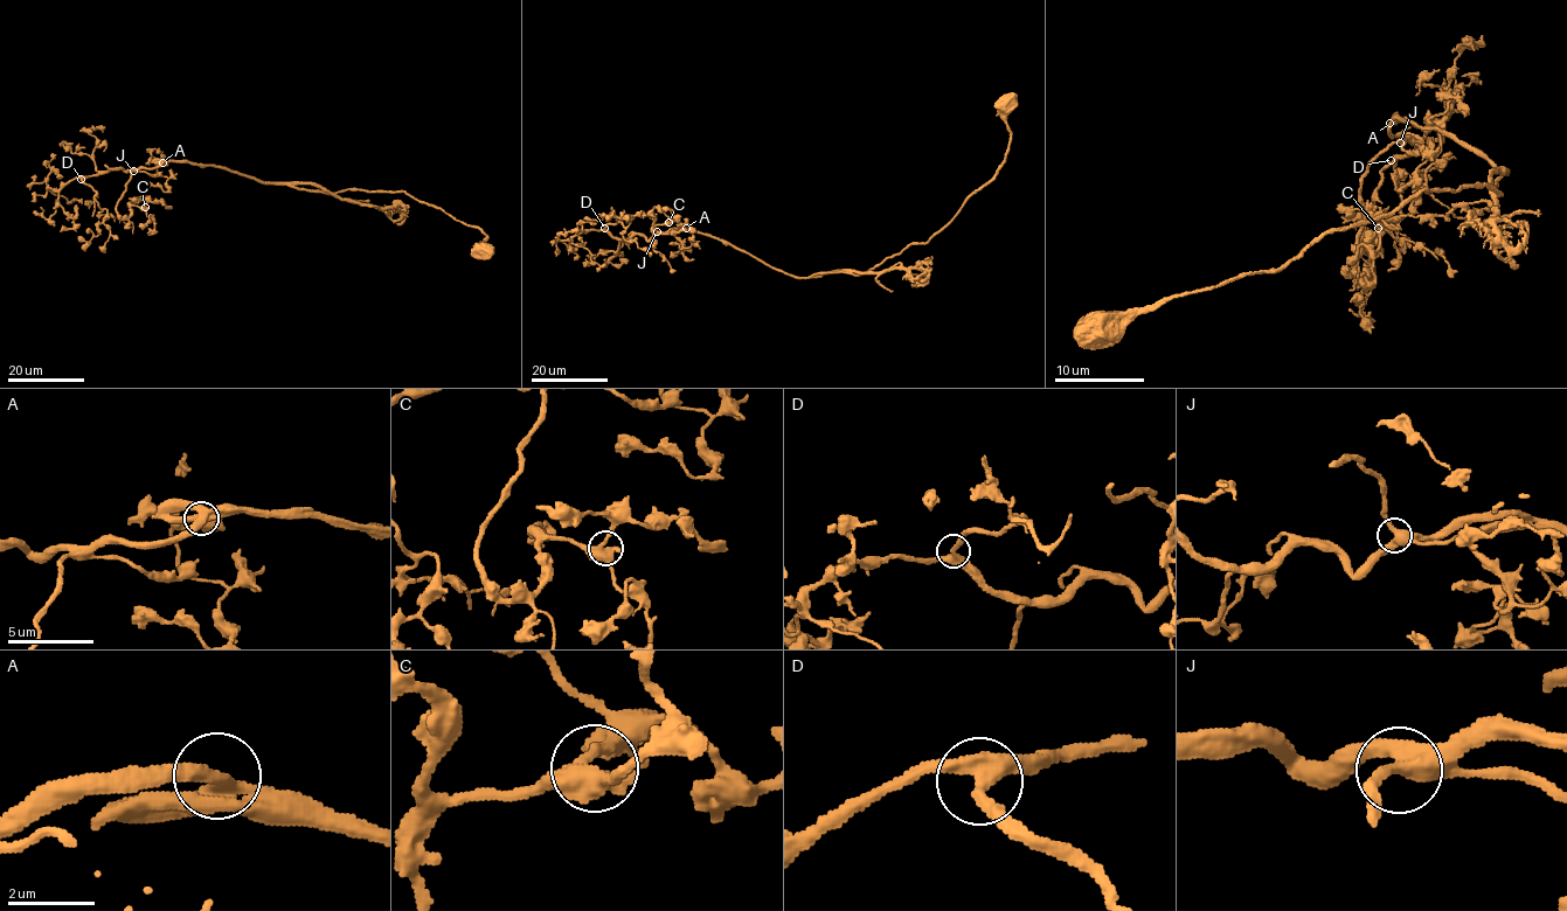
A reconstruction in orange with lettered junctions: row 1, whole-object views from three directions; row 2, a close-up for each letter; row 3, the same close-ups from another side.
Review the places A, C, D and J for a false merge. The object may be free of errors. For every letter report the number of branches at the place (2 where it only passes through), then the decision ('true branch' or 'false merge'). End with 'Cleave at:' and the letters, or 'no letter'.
A: branches 3; true branch
C: branches 3; true branch
D: branches 3; true branch
J: branches 3; true branch
Cleave at: no letter

